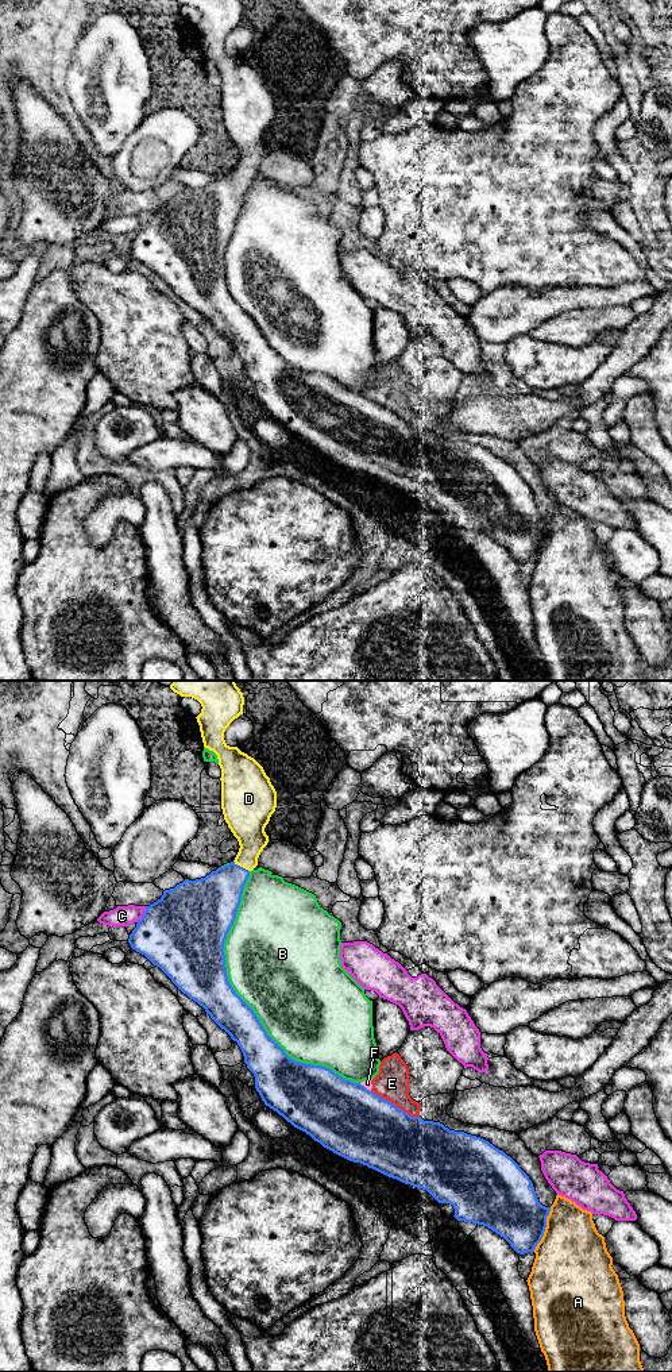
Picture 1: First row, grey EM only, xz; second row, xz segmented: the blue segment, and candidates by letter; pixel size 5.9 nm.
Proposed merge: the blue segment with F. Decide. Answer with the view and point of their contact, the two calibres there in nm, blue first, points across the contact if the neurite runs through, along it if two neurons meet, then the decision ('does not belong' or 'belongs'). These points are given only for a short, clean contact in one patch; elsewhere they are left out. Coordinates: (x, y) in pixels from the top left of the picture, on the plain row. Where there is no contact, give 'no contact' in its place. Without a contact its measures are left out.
meets blue in xz at (363, 394); 420 nm thick on the blue side, 50 nm on the other; border along xz (359, 392), (370, 400); does not belong

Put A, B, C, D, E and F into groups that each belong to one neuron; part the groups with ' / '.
A / B / C / D / E F

